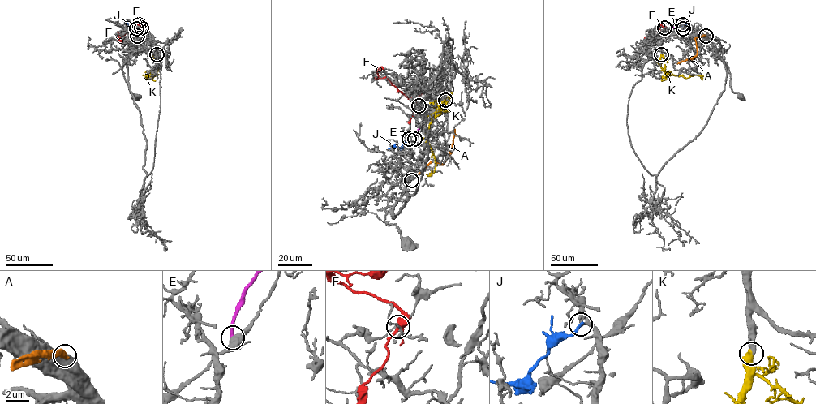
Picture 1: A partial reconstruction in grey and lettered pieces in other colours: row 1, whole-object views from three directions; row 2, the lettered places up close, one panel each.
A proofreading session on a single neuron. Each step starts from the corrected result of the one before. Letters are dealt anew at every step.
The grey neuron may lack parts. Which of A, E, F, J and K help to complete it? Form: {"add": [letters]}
{"add": ["K"]}

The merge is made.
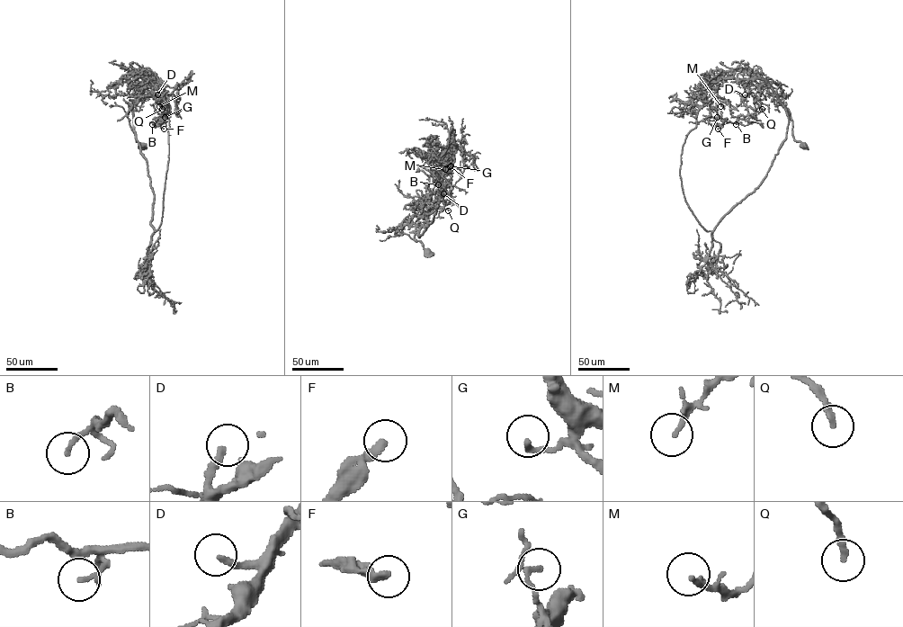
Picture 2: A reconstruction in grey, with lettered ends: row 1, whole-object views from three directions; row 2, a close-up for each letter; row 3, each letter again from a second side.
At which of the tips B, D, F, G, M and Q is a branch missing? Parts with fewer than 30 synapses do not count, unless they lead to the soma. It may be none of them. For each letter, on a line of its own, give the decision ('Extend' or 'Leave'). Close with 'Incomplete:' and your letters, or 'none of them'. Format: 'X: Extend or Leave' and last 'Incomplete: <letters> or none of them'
B: Leave
D: Extend
F: Leave
G: Leave
M: Leave
Q: Extend
Incomplete: D, Q

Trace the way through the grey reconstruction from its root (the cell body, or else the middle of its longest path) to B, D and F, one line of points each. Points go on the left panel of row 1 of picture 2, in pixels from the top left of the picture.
B: (141, 146), (136, 139), (128, 110), (141, 84), (147, 79), (156, 78), (166, 114), (152, 124)
D: (141, 146), (136, 139), (128, 117), (128, 110), (139, 86), (147, 79), (151, 81), (151, 89), (157, 94)
F: (141, 146), (136, 139), (128, 113), (147, 79), (156, 78), (162, 88), (166, 114), (160, 126), (164, 129)

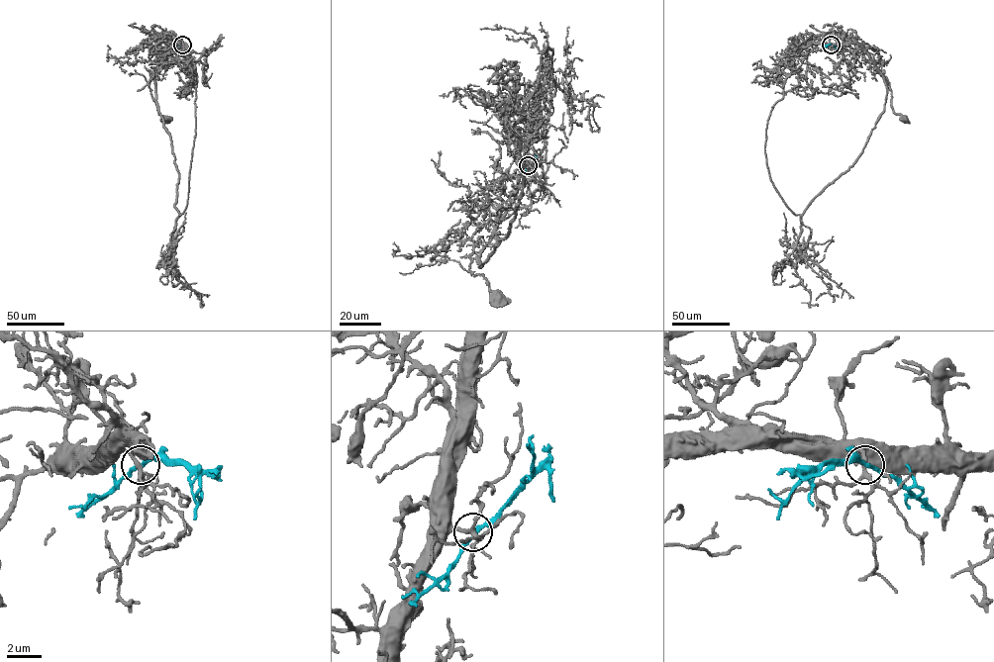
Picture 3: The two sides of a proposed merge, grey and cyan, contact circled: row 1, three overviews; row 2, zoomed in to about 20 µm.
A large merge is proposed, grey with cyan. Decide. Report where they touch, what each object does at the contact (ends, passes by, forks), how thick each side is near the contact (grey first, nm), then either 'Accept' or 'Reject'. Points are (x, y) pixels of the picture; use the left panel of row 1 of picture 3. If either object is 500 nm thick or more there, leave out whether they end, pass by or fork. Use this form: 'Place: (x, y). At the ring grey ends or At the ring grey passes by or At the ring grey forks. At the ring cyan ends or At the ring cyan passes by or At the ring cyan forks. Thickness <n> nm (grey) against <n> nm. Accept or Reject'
Place: (182, 45). At the ring grey forks. At the ring cyan passes by. Thickness 200 nm (grey) against 220 nm. Reject

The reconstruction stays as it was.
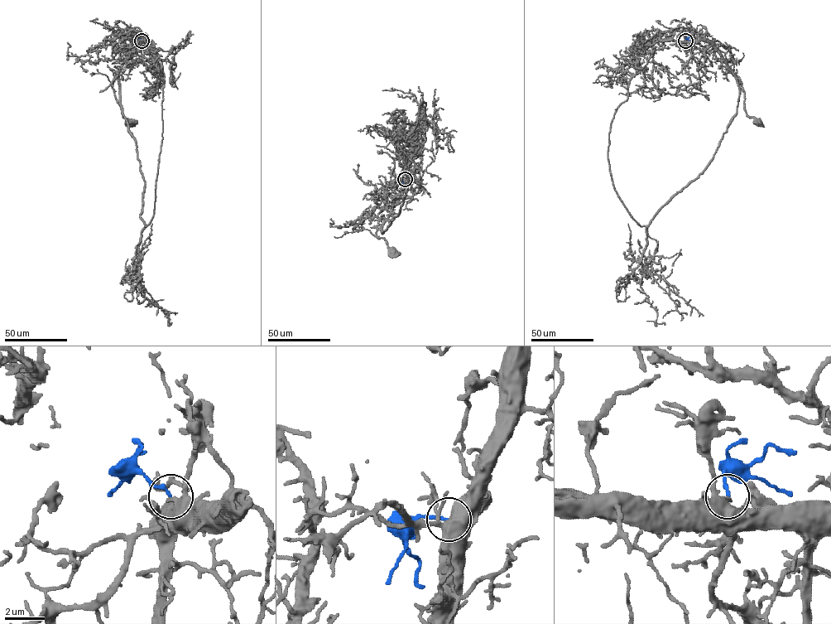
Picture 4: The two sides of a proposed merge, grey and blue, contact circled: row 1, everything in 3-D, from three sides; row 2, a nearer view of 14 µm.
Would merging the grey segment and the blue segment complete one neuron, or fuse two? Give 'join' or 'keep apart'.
keep apart

